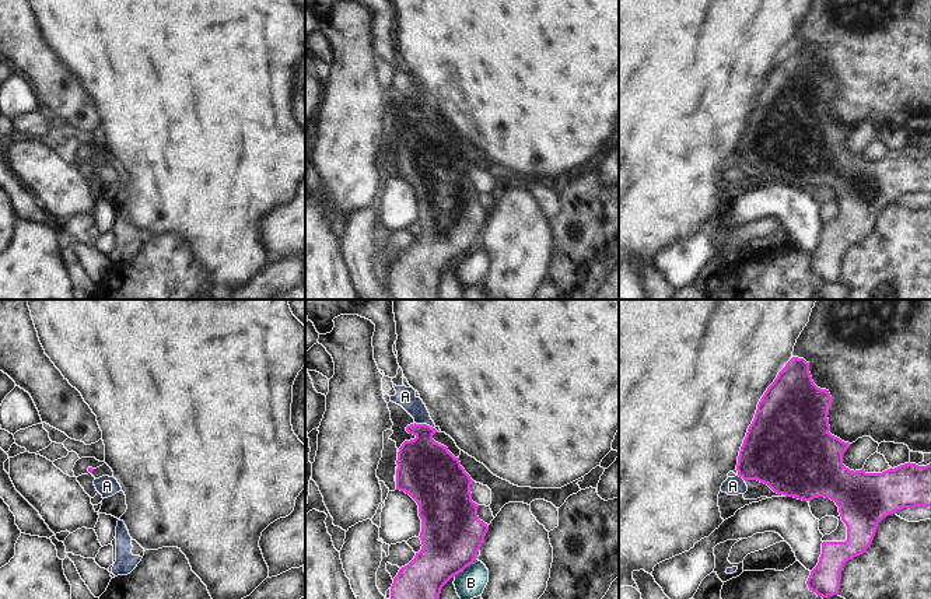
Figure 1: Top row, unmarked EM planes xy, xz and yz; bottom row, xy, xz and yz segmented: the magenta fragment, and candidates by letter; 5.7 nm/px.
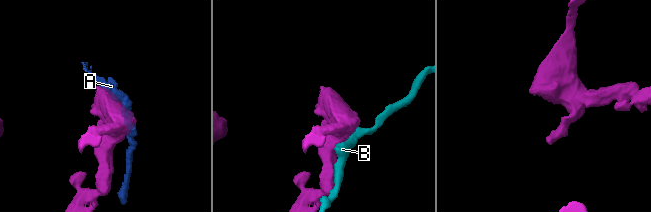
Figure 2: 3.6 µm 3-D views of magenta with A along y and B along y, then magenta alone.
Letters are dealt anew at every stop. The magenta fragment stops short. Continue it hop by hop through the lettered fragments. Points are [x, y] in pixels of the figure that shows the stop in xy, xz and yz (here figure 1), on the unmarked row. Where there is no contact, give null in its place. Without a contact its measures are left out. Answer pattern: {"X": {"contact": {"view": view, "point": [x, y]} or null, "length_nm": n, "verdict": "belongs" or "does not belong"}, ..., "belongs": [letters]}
{"A": {"contact": {"view": "xz", "point": [424, 111]}, "length_nm": 130, "verdict": "does not belong"}, "B": {"contact": {"view": "xz", "point": [465, 254]}, "length_nm": 170, "verdict": "does not belong"}, "belongs": []}

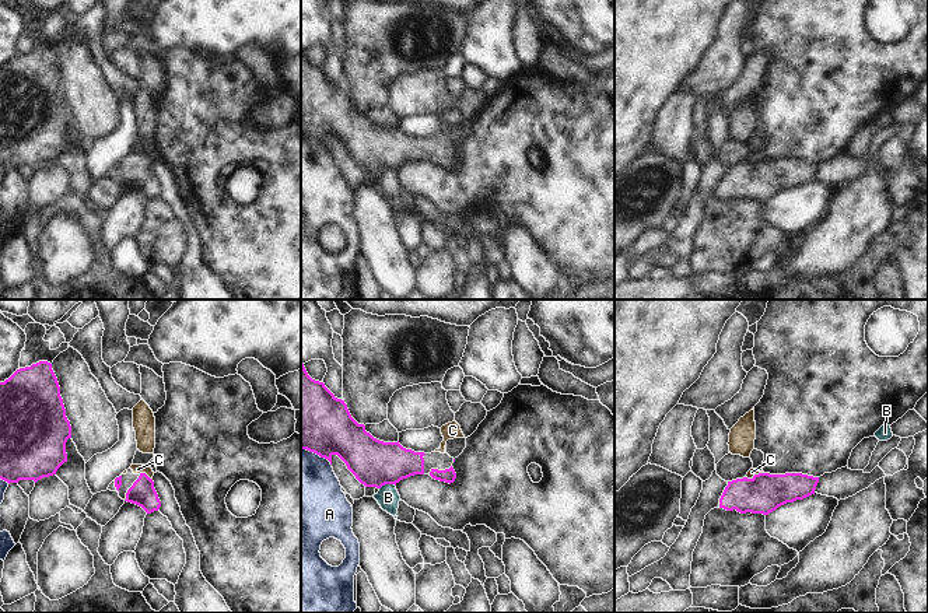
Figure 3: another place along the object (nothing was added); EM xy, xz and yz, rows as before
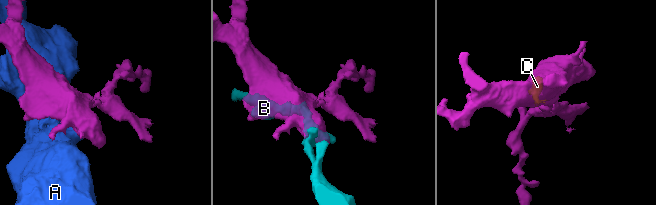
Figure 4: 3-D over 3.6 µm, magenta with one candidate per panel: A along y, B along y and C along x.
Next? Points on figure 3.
{"A": {"contact": {"view": "xz", "point": [317, 140]}, "length_nm": 200, "verdict": "does not belong"}, "B": {"contact": {"view": "xz", "point": [387, 170]}, "length_nm": 100, "verdict": "does not belong"}, "C": {"contact": {"view": "xy", "point": [144, 160]}, "length_nm": 90, "verdict": "belongs"}, "belongs": ["C"]}

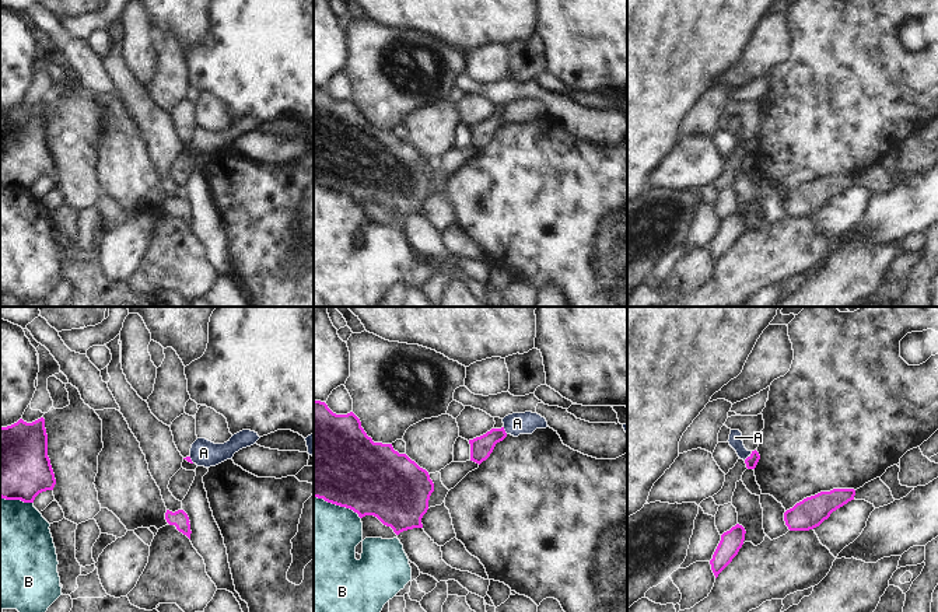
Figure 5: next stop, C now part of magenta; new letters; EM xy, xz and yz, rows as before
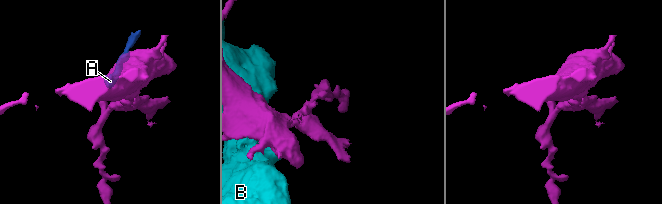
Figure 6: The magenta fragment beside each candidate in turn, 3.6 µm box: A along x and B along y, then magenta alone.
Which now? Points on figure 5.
{"A": {"contact": {"view": "yz", "point": [748, 143]}, "length_nm": 80, "verdict": "belongs"}, "B": {"contact": {"view": "xz", "point": [338, 191]}, "length_nm": 300, "verdict": "does not belong"}, "belongs": ["A"]}

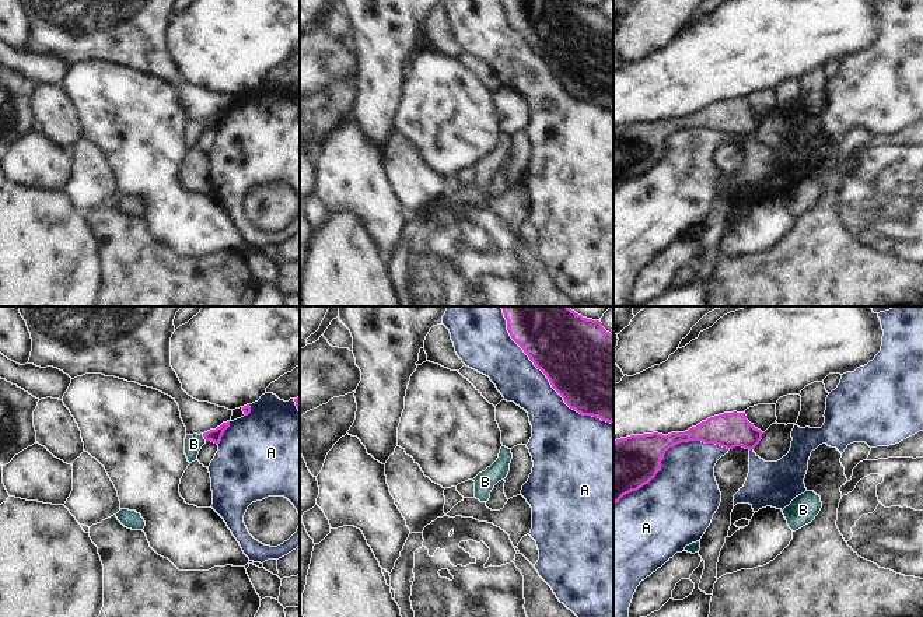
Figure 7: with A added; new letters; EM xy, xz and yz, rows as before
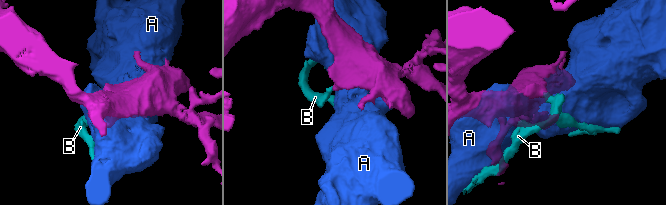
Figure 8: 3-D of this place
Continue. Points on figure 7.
{"A": {"contact": {"view": "xz", "point": [549, 67]}, "length_nm": 900, "verdict": "does not belong"}, "B": {"contact": {"view": "xy", "point": [203, 122]}, "length_nm": 50, "verdict": "belongs"}, "belongs": ["B"]}

